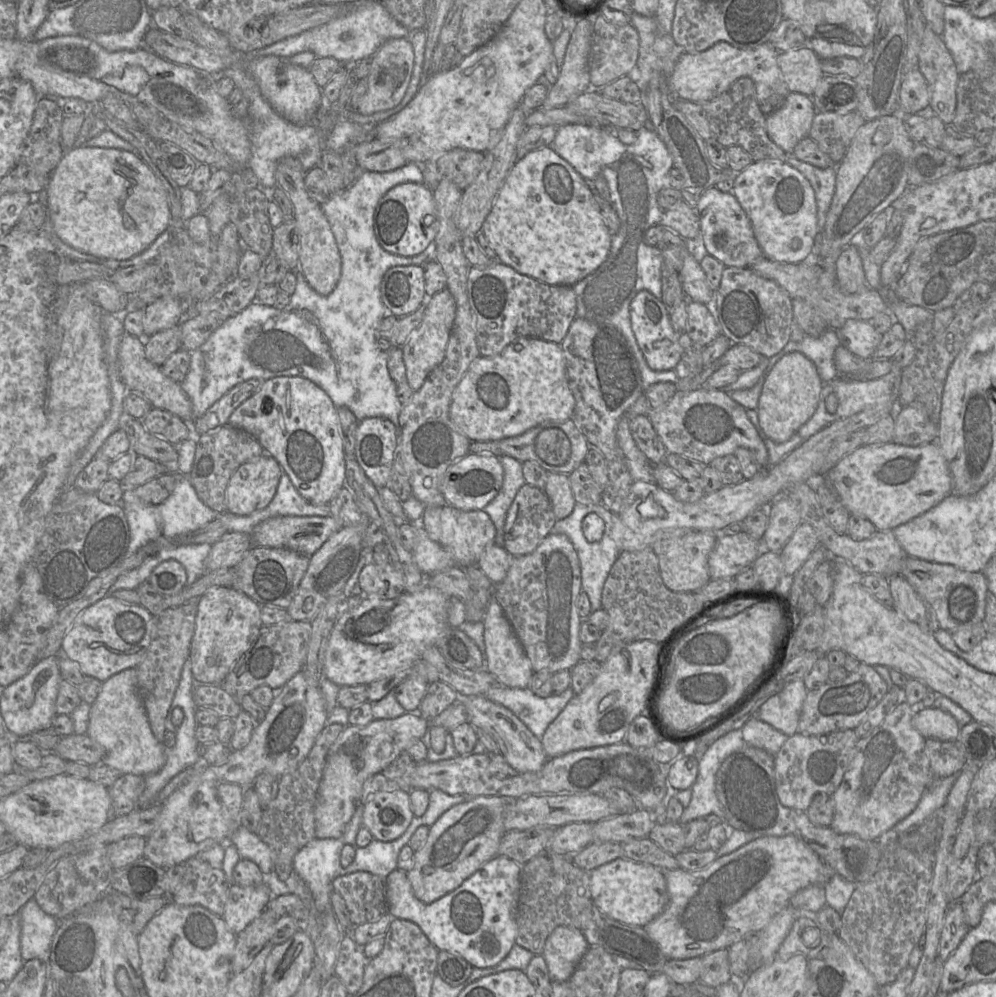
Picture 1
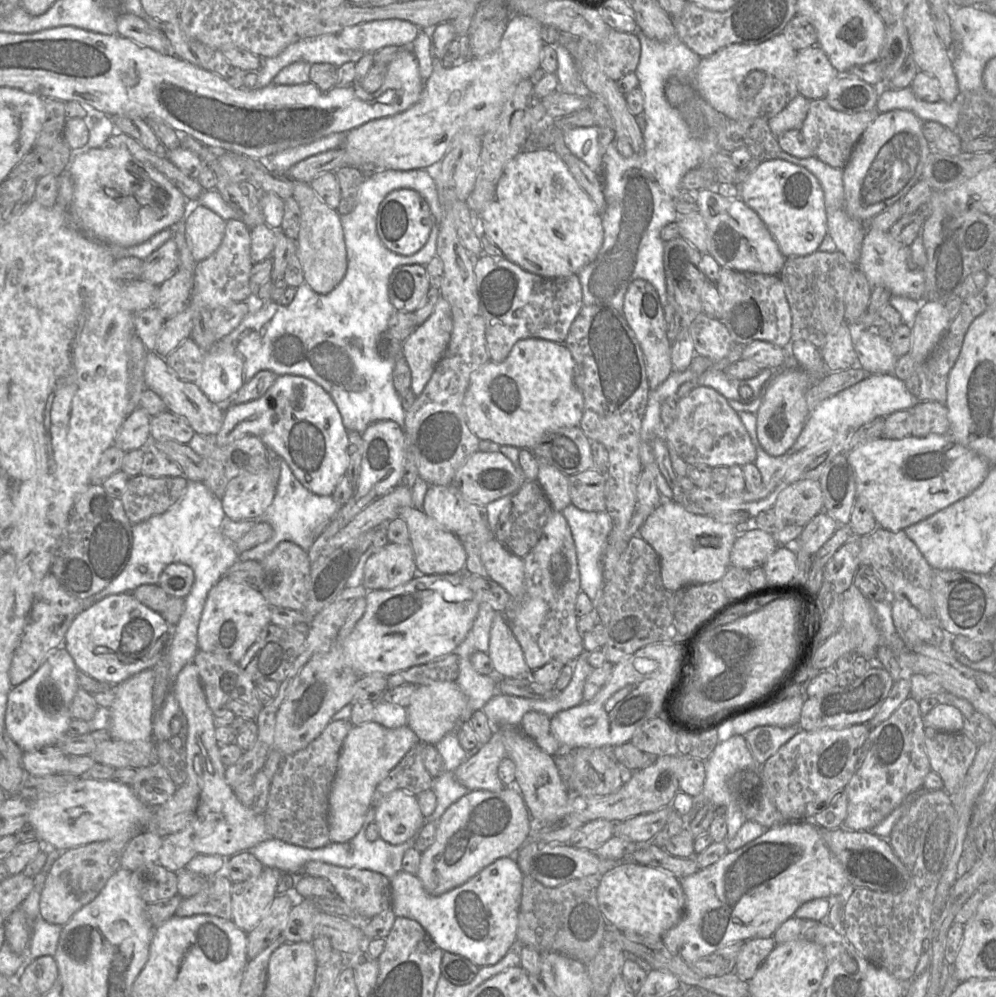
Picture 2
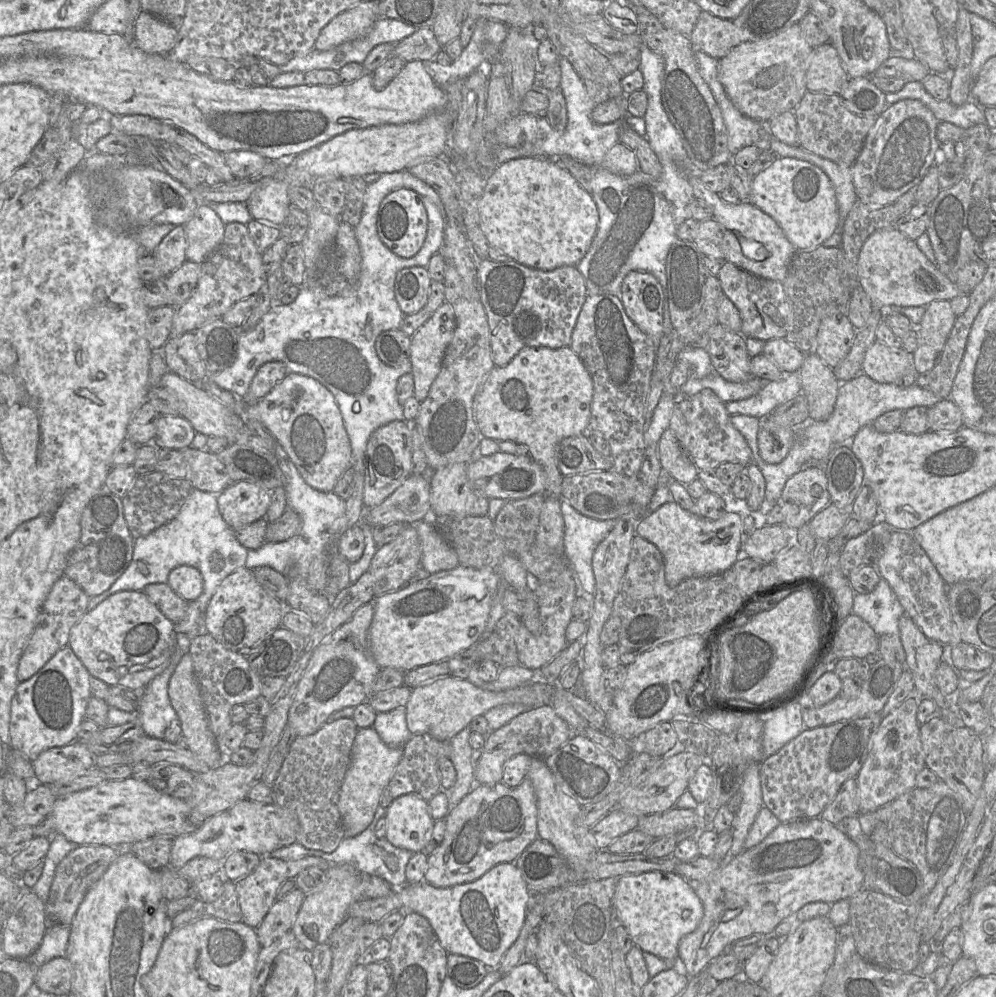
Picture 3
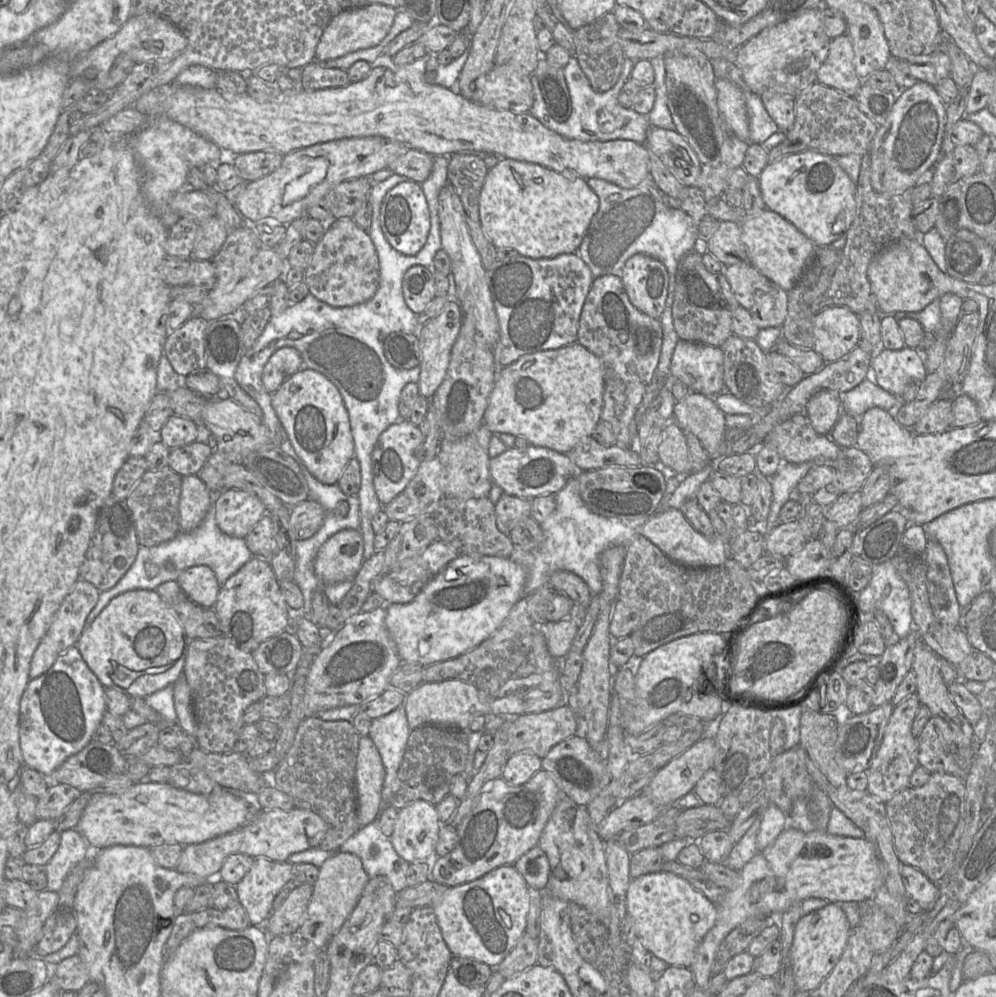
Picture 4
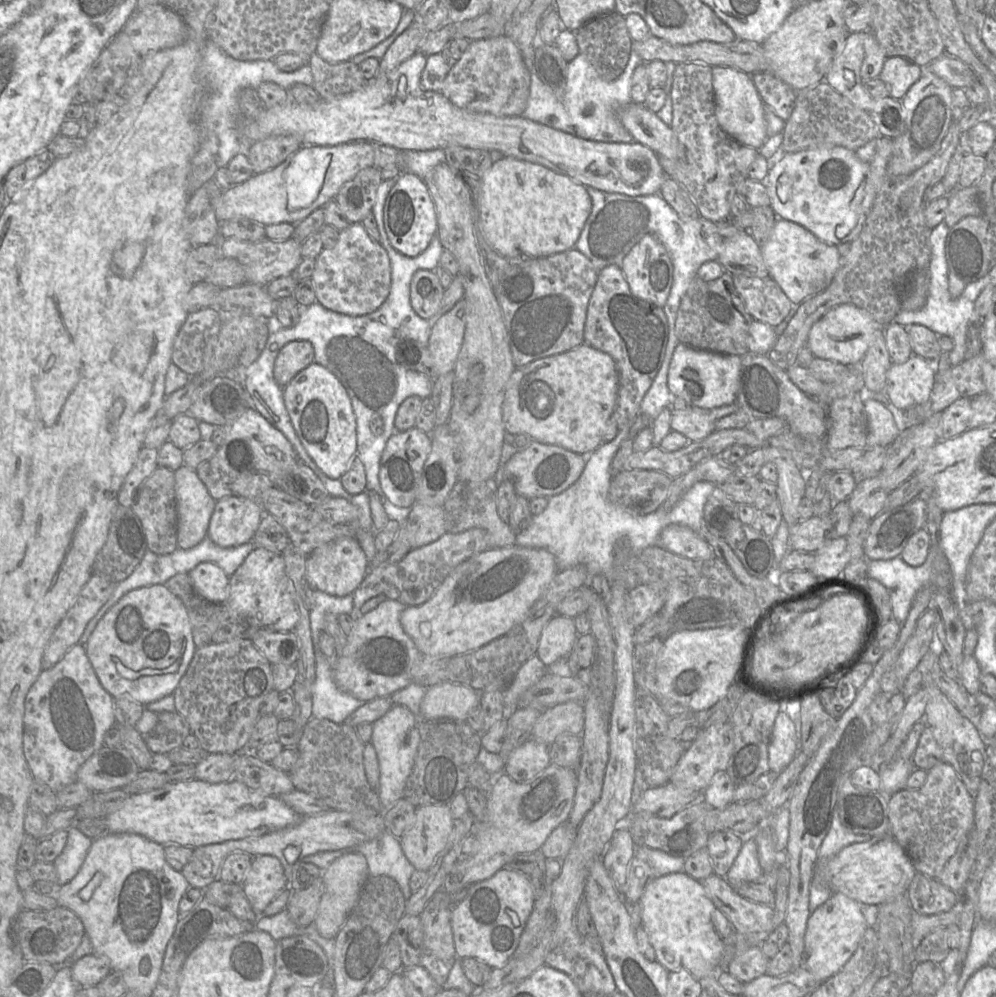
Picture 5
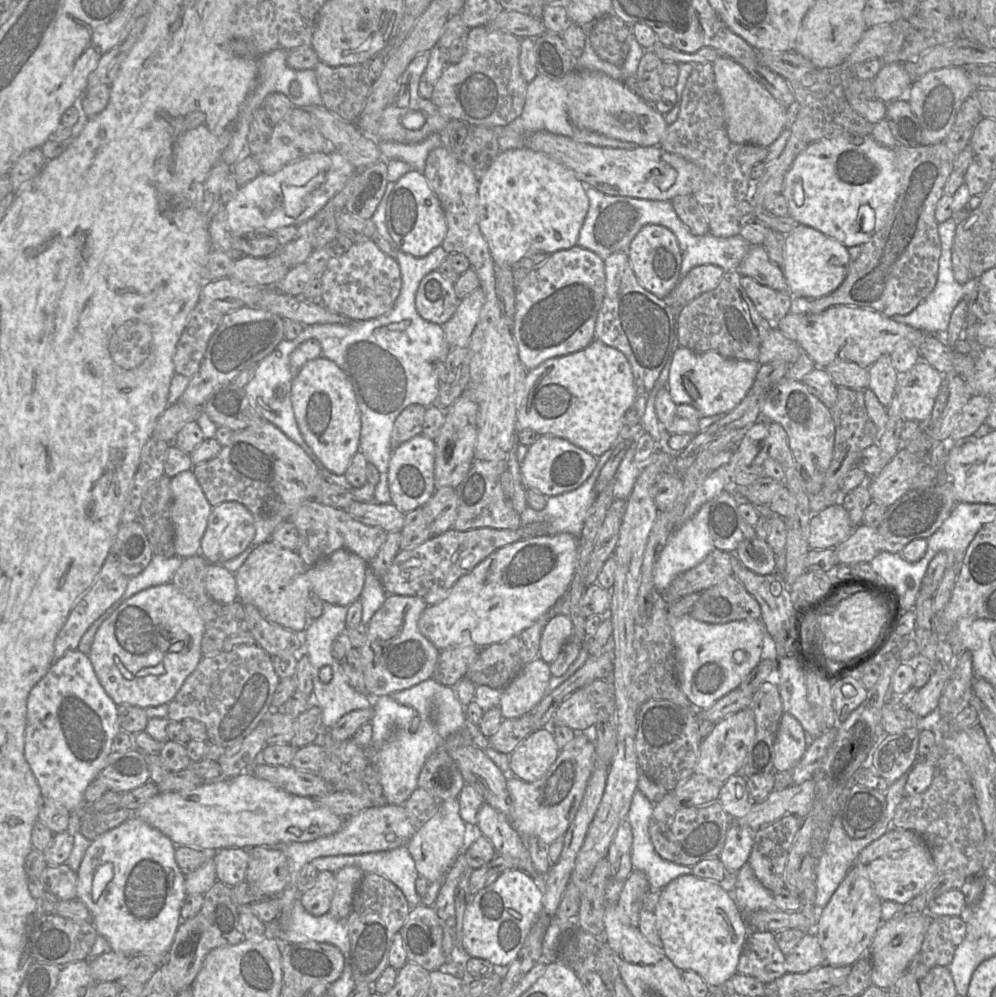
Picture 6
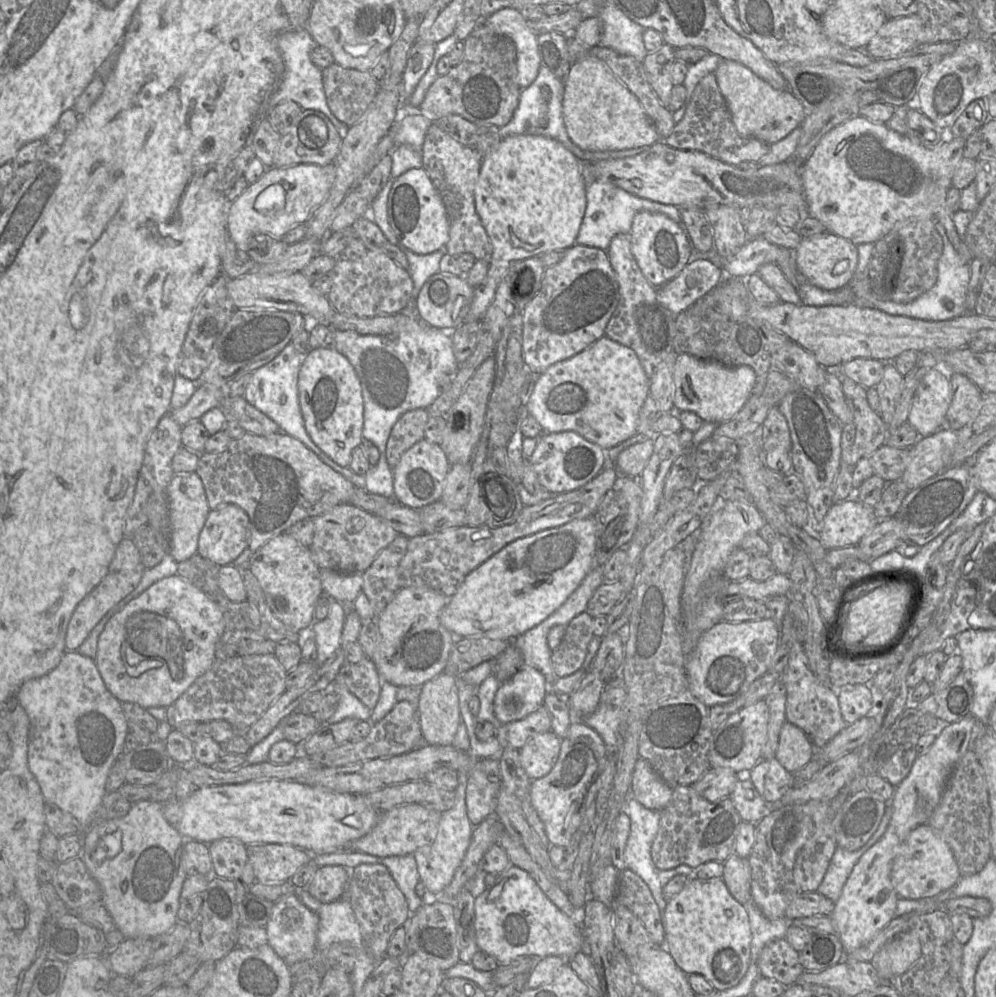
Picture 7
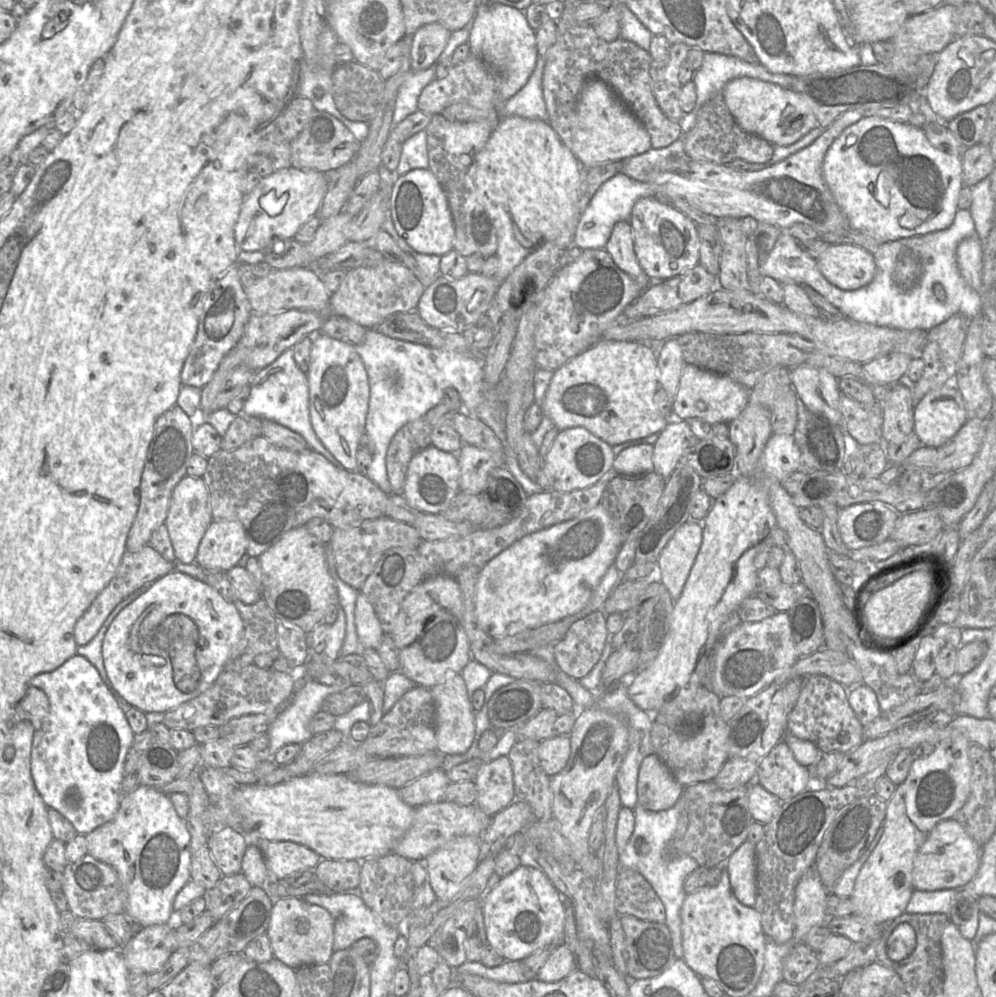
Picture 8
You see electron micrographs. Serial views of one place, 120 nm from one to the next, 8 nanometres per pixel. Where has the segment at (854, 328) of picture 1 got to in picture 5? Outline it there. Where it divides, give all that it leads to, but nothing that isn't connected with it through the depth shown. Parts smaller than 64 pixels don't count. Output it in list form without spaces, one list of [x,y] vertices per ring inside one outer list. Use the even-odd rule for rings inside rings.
[[[913,354],[906,362],[891,365],[884,393],[896,408],[907,410],[929,399],[934,376],[930,362]]]

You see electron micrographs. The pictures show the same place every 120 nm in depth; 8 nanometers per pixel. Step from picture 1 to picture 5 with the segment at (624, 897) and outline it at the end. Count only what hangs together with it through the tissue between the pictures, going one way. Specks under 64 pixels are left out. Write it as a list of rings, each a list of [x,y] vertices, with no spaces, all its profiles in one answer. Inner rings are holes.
[[[684,871],[655,877],[646,887],[639,904],[641,905],[641,926],[654,948],[656,961],[669,972],[687,971],[696,979],[702,980],[711,972],[720,970],[726,939],[734,929],[732,923],[708,897],[700,881]]]

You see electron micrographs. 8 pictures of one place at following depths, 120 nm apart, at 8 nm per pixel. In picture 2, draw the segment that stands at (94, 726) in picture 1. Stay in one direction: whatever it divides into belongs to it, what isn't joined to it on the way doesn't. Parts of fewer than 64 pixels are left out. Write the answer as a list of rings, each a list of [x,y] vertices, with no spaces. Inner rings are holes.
[[[152,669],[142,670],[118,684],[115,699],[109,708],[110,721],[108,732],[111,739],[127,742],[154,741],[152,736],[152,720],[154,715],[153,685],[154,672]]]

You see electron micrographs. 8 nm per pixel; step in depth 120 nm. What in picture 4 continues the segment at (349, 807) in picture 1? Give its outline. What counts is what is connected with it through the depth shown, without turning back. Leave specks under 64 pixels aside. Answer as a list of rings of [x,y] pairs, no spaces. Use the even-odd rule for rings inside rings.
[[[369,735],[360,736],[356,763],[356,800],[362,827],[378,816],[384,778],[385,769],[375,743]]]

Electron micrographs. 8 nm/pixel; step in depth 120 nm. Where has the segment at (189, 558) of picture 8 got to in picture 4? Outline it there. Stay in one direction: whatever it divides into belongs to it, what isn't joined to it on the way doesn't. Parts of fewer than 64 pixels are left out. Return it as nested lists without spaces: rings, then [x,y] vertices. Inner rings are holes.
[[[198,475],[182,476],[180,531],[190,532],[201,524],[213,504],[214,496]]]

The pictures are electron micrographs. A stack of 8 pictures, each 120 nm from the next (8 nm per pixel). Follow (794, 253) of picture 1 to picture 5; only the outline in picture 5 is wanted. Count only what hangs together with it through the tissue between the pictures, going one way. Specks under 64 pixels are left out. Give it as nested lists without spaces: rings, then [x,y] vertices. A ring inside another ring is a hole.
[[[840,146],[784,154],[760,183],[766,187],[770,207],[779,219],[801,225],[817,239],[832,246],[851,243],[858,237],[875,198],[869,163],[860,161],[855,151]]]

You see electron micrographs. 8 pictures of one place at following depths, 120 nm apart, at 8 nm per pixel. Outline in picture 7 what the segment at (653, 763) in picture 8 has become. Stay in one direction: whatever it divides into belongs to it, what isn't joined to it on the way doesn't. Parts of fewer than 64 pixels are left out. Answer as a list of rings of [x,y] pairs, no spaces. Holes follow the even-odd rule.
[[[639,757],[634,768],[630,796],[644,807],[661,812],[671,801],[672,792],[673,787],[646,760]]]

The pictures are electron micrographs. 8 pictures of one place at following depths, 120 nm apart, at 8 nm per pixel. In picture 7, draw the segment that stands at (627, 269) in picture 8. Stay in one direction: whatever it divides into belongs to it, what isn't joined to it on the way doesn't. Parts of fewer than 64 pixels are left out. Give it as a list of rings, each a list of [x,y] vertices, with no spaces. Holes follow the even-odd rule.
[[[630,233],[618,234],[613,237],[607,249],[607,255],[618,281],[620,299],[605,327],[605,336],[634,350],[647,377],[651,380],[663,359],[674,350],[676,316],[658,302],[657,288],[649,283],[640,270],[631,251]]]

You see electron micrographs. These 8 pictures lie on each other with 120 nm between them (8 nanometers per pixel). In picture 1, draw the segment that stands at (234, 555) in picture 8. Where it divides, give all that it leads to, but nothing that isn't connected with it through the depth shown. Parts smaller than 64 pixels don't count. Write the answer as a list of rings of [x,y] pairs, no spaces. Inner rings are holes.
[[[268,453],[240,465],[226,487],[226,512],[248,515],[265,508],[277,490],[282,468]]]

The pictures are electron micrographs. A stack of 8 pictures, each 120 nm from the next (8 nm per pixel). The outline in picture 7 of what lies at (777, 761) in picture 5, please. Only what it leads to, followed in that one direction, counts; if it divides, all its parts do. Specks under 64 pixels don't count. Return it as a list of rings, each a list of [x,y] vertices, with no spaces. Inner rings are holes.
[[[786,720],[780,731],[775,757],[787,771],[793,773],[814,758],[813,743],[801,728]]]

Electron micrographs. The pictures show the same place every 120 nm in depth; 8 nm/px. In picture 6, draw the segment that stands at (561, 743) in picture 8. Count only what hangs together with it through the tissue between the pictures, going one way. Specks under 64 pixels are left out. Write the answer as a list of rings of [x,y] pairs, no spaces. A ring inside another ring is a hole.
[[[539,728],[508,755],[510,774],[525,782],[533,782],[550,768],[559,752],[551,729]]]

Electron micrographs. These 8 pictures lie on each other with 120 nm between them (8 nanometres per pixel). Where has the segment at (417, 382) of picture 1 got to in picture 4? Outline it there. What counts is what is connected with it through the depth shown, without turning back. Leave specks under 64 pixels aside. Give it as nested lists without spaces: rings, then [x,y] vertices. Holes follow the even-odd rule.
[[[450,299],[440,314],[421,325],[417,332],[421,350],[420,376],[417,384],[420,395],[427,399],[433,396],[444,380],[450,362],[451,350],[461,329],[462,319],[463,312],[460,304],[456,300]]]

